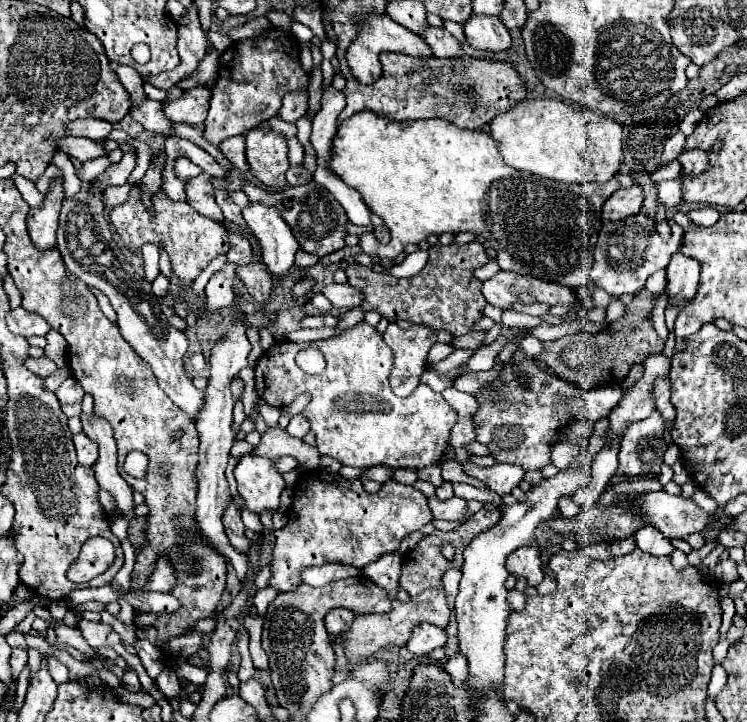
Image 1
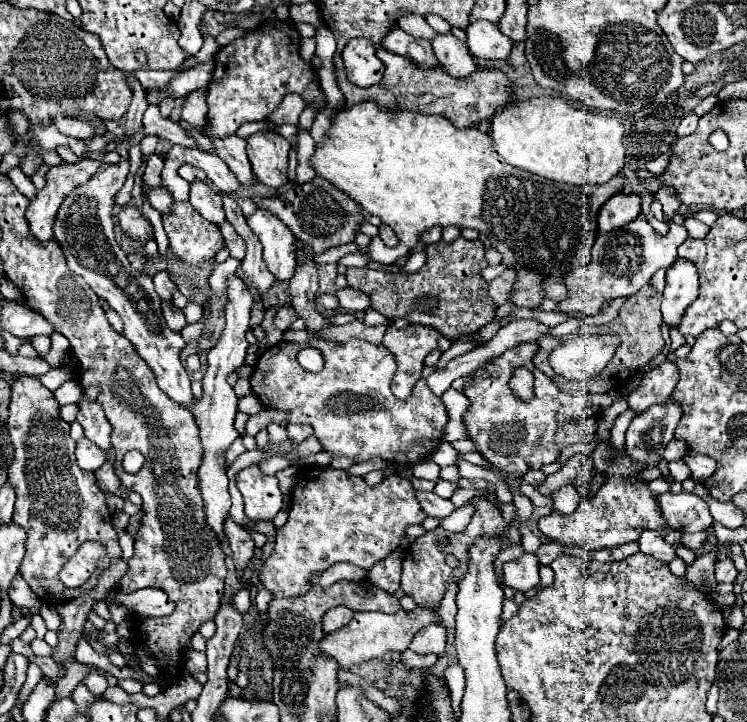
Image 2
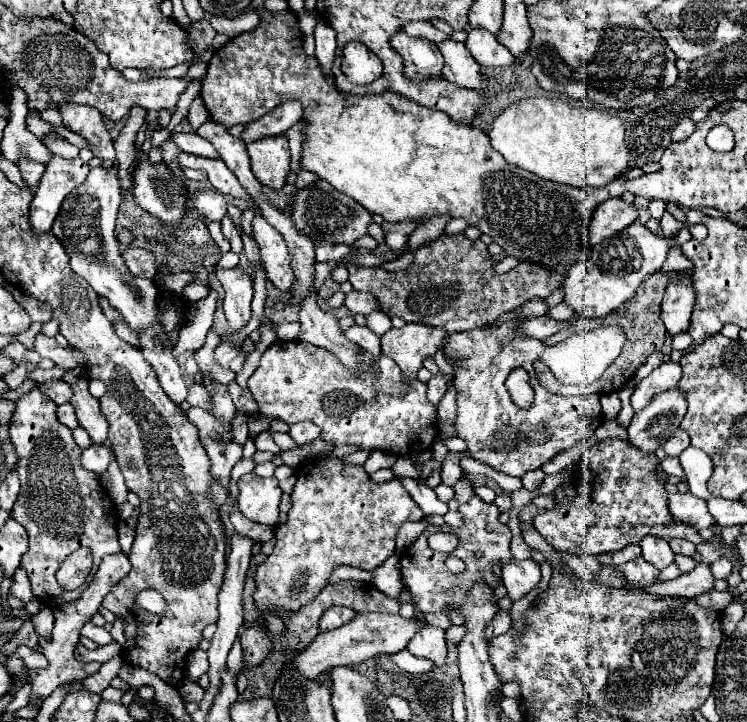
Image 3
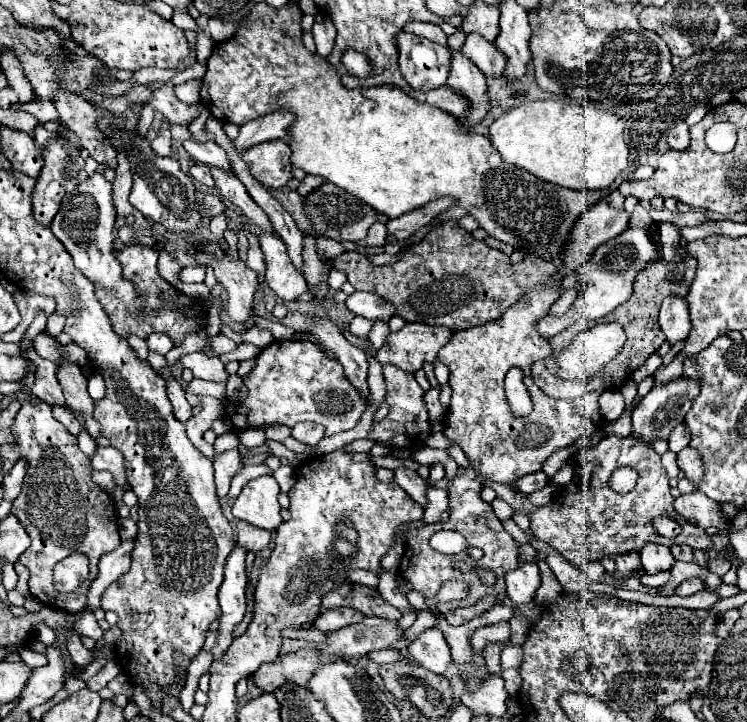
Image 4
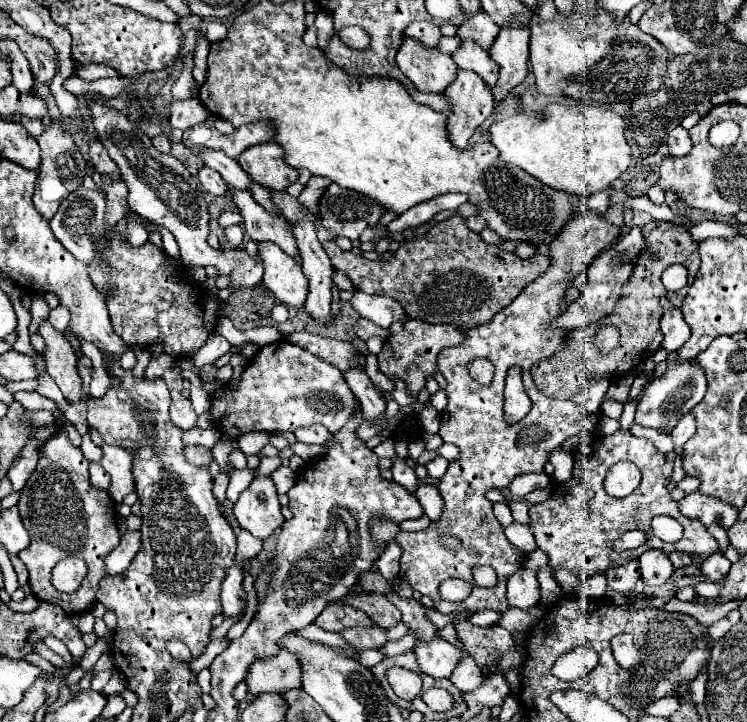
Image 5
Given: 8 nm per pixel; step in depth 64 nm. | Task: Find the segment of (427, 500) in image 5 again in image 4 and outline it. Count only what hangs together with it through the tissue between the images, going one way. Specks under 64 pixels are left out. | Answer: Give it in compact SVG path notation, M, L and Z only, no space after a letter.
M429 487L427 498L428 506L424 512L423 520L427 524L438 522L441 514L448 509L448 492L445 489Z

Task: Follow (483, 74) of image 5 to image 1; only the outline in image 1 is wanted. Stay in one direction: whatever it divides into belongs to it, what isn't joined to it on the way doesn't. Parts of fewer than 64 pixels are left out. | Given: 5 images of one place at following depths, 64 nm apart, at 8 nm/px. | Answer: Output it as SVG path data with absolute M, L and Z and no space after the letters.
M472 16L464 24L464 34L466 42L478 50L504 52L512 46L506 26L502 26L500 18L496 16Z

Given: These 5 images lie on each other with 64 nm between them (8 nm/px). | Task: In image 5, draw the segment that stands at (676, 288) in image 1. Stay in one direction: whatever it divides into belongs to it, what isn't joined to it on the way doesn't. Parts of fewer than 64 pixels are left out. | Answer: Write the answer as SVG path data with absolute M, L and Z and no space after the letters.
M662 300L662 306L666 308L666 312L660 320L660 328L664 334L662 348L666 352L676 352L690 338L690 326L682 320L680 308L670 308L670 304L666 304L666 300Z

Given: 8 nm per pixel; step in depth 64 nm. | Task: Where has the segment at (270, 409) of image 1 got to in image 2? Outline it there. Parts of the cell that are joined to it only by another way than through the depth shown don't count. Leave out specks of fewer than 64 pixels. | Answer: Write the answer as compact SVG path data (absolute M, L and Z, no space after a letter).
M270 424L266 430L268 430L268 434L270 434L270 442L272 442L272 444L282 444L282 442L288 440L286 428L282 428L282 426L278 426L278 424Z

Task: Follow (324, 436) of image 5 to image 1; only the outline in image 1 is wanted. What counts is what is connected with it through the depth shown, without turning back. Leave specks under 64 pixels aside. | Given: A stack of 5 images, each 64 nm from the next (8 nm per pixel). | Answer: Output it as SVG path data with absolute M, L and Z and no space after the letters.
M298 414L298 416L294 416L294 418L290 420L290 424L286 426L286 432L288 432L290 436L304 438L304 436L310 432L310 426L306 424L306 418L304 418L302 414Z

